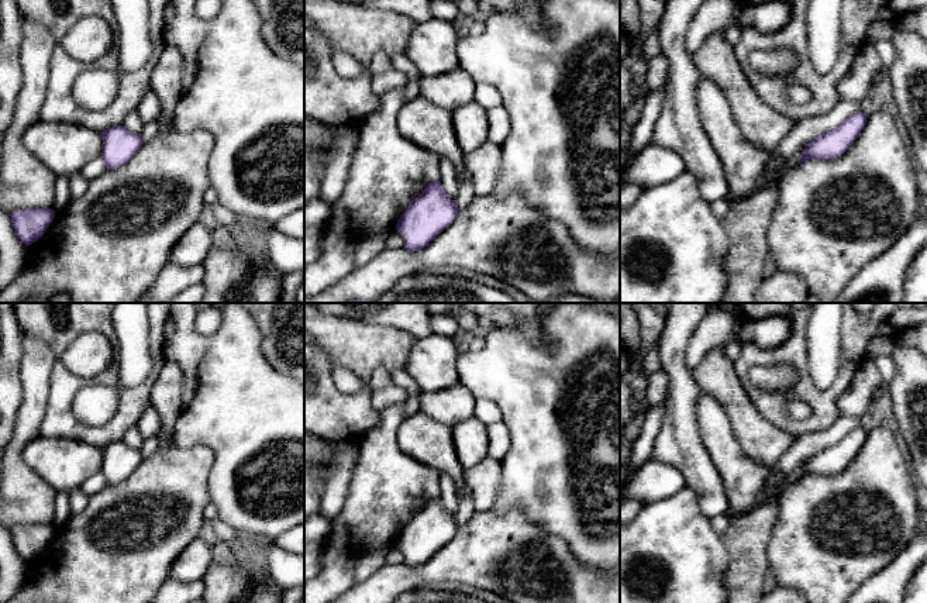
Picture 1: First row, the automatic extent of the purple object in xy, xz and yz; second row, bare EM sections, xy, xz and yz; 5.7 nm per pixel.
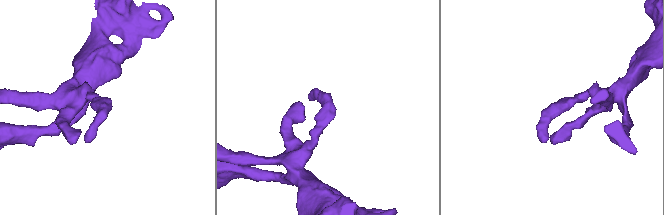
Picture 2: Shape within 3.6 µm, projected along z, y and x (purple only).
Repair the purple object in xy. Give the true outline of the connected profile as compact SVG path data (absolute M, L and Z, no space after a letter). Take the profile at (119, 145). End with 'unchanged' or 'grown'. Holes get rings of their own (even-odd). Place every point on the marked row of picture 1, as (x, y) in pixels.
M116 125L100 132L103 145L101 156L107 169L116 169L127 163L141 148L141 134L128 131L124 125Z | unchanged

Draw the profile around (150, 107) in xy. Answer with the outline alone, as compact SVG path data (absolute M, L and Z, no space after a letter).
M152 90L145 93L145 96L137 107L137 113L139 114L142 123L151 123L159 117L161 101Z

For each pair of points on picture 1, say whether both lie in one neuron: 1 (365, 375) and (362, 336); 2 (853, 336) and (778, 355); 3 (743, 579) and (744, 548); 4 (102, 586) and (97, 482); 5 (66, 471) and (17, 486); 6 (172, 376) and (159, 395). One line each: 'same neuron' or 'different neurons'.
1: same neuron
2: same neuron
3: same neuron
4: different neurons
5: different neurons
6: same neuron

